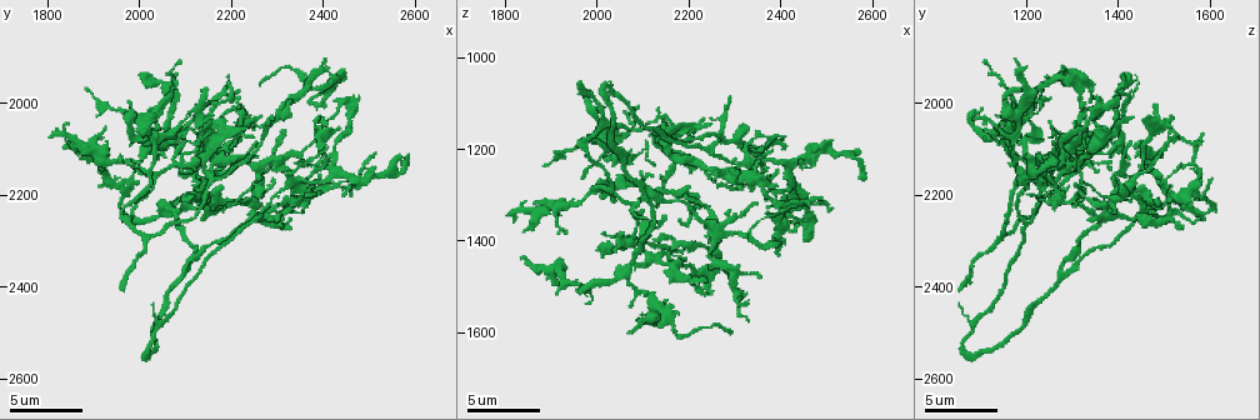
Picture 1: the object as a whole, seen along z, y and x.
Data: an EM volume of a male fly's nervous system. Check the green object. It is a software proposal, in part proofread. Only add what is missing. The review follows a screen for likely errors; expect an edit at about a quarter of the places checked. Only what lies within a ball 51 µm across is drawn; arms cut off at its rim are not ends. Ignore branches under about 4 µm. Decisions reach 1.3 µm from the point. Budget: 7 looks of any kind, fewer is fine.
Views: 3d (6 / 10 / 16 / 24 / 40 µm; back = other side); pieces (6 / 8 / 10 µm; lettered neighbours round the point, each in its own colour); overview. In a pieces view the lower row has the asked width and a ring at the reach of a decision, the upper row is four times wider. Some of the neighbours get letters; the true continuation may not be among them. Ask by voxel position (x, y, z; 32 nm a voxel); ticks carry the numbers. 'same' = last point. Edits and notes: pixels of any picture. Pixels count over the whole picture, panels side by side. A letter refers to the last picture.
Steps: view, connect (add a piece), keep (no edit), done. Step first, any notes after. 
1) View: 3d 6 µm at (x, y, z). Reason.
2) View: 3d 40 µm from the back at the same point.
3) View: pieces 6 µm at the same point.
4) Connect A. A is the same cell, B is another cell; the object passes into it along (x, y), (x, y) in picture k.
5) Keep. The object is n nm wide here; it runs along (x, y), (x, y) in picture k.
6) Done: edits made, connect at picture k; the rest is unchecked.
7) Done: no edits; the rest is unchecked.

View: pieces 6 µm at (2290, 2040, 1085). Tapers out.

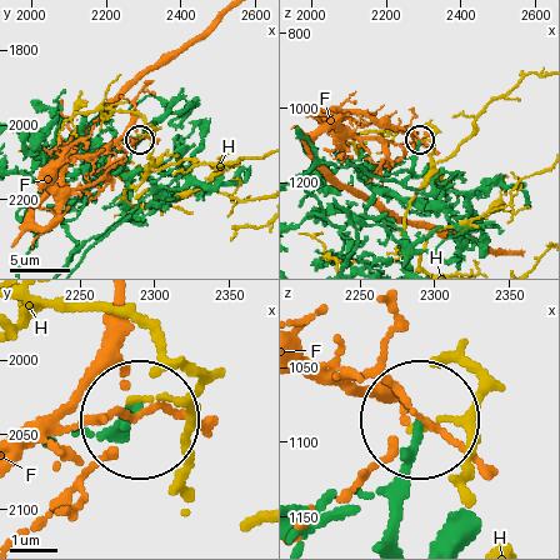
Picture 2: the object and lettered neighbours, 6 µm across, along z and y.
Keep. F and H are other cells; it runs along (389, 534), (416, 419) in picture 2; no lettered piece goes on from it.

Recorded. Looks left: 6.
View: 3d 6 µm at (2395, 2030, 1425). Thin end.

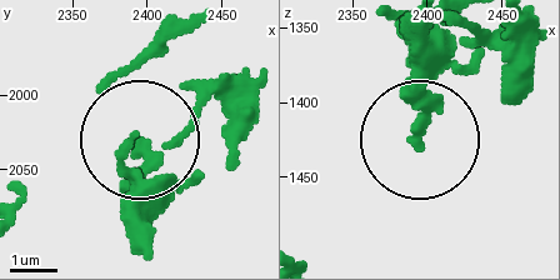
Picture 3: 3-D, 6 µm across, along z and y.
View: pieces 8 µm at the same point.

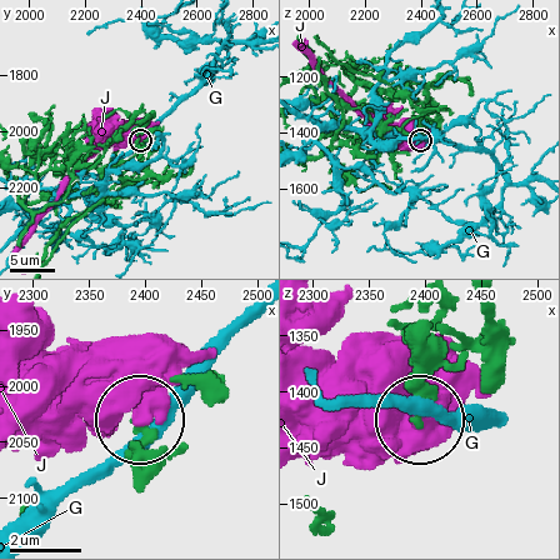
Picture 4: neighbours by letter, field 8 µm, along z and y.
Keep. The object is 200 nm wide here; G and J are other cells; none of them fits.

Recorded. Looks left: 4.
View: 3d 6 µm at (2580, 2125, 1260). An open end.

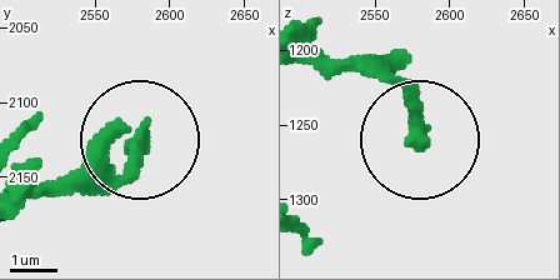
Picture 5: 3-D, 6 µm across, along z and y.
View: pieces 10 µm at (2582, 2128, 1262).

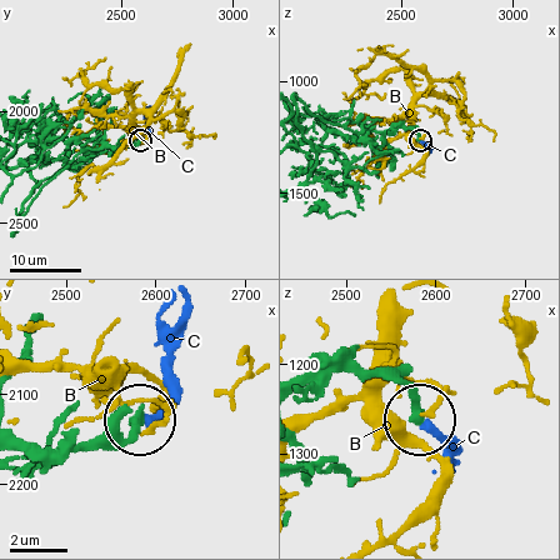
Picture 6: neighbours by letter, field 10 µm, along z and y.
Connect C. C is the same cell, B is another cell; the object passes into it along (366, 373), (400, 380), (419, 420), (458, 459) in picture 6; it goes on there.

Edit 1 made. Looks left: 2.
Done: edits made, connect at picture 6; the rest is unchecked.

